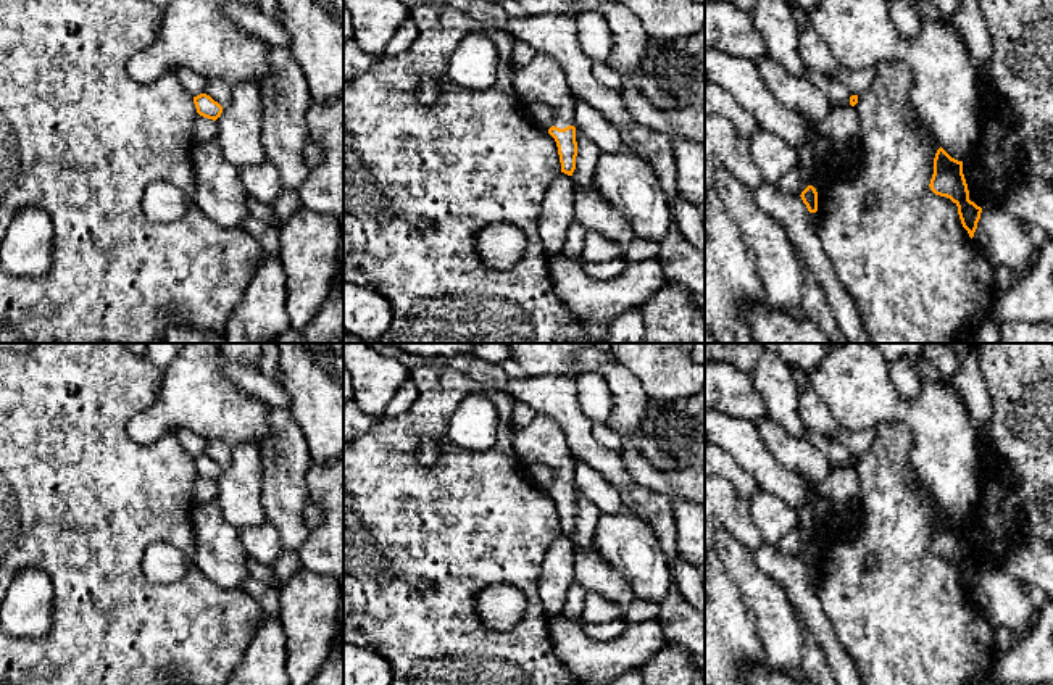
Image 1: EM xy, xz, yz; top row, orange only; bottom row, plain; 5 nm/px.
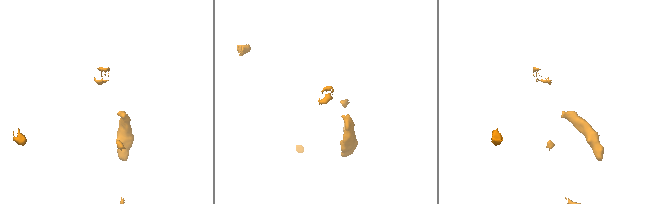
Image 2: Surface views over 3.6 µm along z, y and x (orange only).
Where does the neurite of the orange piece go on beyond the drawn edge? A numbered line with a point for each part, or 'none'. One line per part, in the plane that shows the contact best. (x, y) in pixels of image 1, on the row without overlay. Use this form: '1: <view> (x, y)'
1: xz (542, 440)

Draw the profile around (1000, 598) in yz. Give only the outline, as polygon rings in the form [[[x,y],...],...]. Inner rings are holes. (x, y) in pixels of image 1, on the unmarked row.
[[[1001,567],[982,571],[972,601],[992,627],[1027,632],[1035,614],[1022,582]]]

